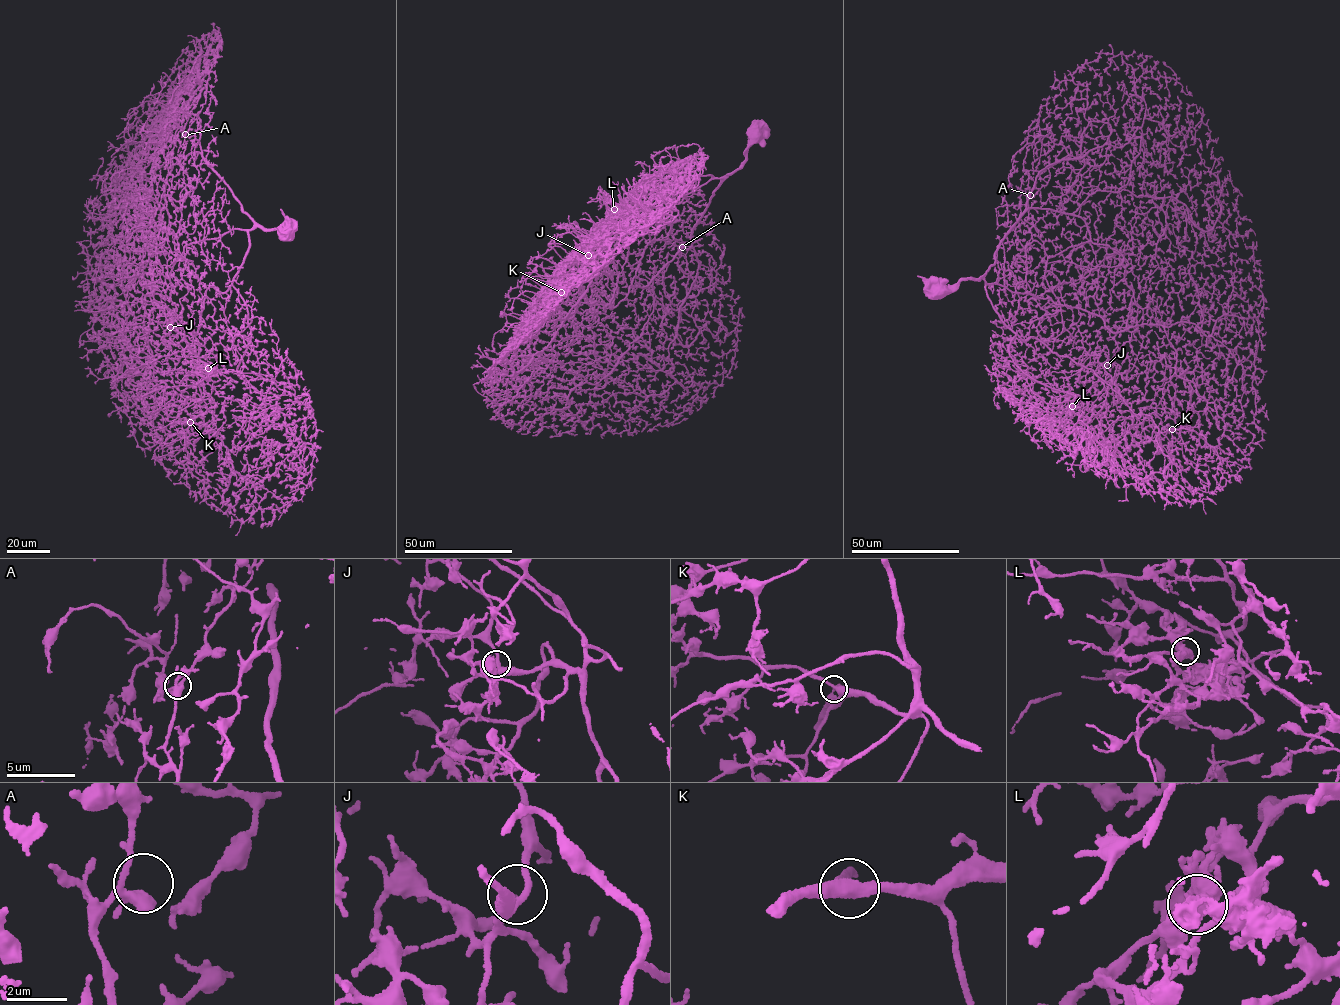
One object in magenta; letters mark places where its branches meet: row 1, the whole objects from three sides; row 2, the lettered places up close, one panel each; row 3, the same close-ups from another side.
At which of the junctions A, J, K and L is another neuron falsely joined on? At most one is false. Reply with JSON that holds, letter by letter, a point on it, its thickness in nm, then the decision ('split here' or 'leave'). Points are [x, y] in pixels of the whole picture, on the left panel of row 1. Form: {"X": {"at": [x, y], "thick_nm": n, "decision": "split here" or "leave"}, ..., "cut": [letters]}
{"A": {"at": [185, 134], "thick_nm": 360, "decision": "leave"}, "J": {"at": [170, 327], "thick_nm": 240, "decision": "leave"}, "K": {"at": [190, 422], "thick_nm": 400, "decision": "leave"}, "L": {"at": [208, 368], "thick_nm": 460, "decision": "split here"}, "cut": ["L"]}

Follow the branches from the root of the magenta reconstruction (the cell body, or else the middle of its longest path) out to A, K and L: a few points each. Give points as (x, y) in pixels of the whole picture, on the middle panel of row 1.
A: (755, 137), (738, 168), (716, 188), (689, 241), (651, 282), (632, 284), (650, 242), (668, 234), (682, 247)
K: (755, 137), (732, 173), (696, 175), (656, 192), (629, 217), (606, 248), (590, 258), (579, 278), (561, 292)
L: (755, 137), (732, 173), (696, 175), (659, 190), (603, 246), (617, 224), (612, 215), (614, 209)

